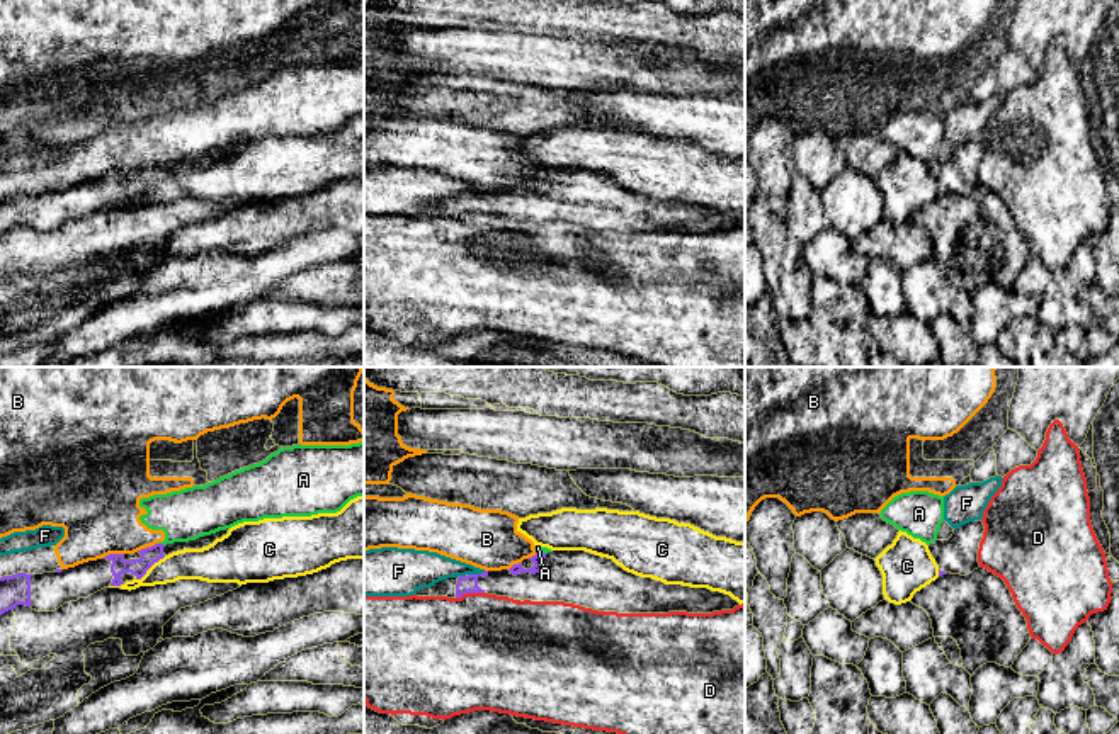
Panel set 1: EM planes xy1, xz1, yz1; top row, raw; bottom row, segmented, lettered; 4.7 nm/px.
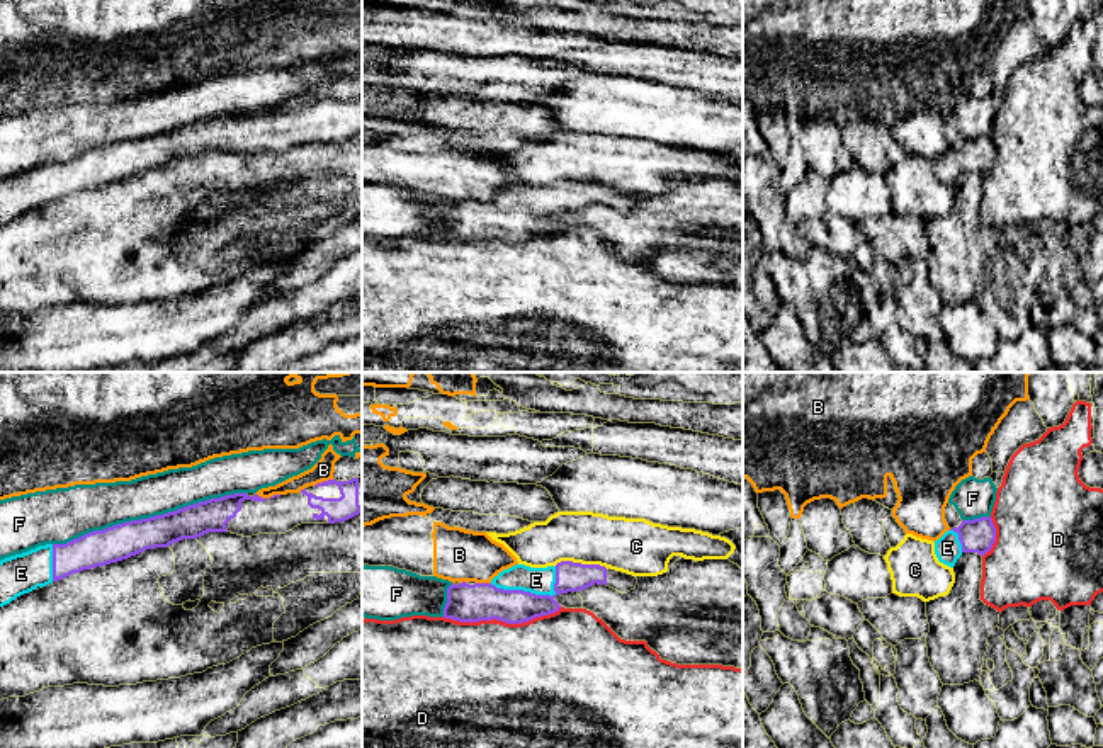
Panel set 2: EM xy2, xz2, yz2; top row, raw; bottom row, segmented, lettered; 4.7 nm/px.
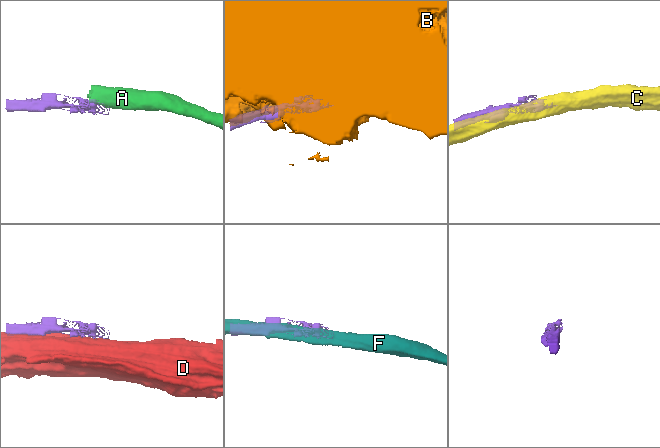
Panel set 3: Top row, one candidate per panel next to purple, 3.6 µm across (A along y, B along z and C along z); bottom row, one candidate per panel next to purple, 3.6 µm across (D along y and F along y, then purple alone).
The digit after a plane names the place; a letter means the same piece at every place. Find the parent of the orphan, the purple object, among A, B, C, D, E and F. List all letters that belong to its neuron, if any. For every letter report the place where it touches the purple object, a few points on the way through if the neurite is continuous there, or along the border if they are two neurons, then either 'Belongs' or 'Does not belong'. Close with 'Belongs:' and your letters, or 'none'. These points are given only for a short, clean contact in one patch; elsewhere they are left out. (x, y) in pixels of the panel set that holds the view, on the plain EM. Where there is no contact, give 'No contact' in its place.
A: Touches purple at xy1 (162, 163). Boundary: xy1 (159, 162), (164, 165). Does not belong
B: Touches purple at xy2 (267, 118). Does not belong
C: Touches purple at xz2 (580, 182). Does not belong
D: Touches purple at xz2 (502, 240). Does not belong
E: Touches purple at xz2 (534, 213). Belongs
F: Touches purple at xy2 (150, 136). Does not belong
Belongs: E

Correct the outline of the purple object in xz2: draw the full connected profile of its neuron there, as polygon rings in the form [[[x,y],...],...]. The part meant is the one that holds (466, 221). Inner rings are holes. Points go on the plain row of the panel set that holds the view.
[[[573,180],[547,187],[515,184],[489,202],[452,202],[442,236],[459,241],[496,238],[522,243],[557,231],[561,224],[554,219],[556,214],[580,211],[595,202],[627,212],[636,207],[637,197],[600,184]]]

